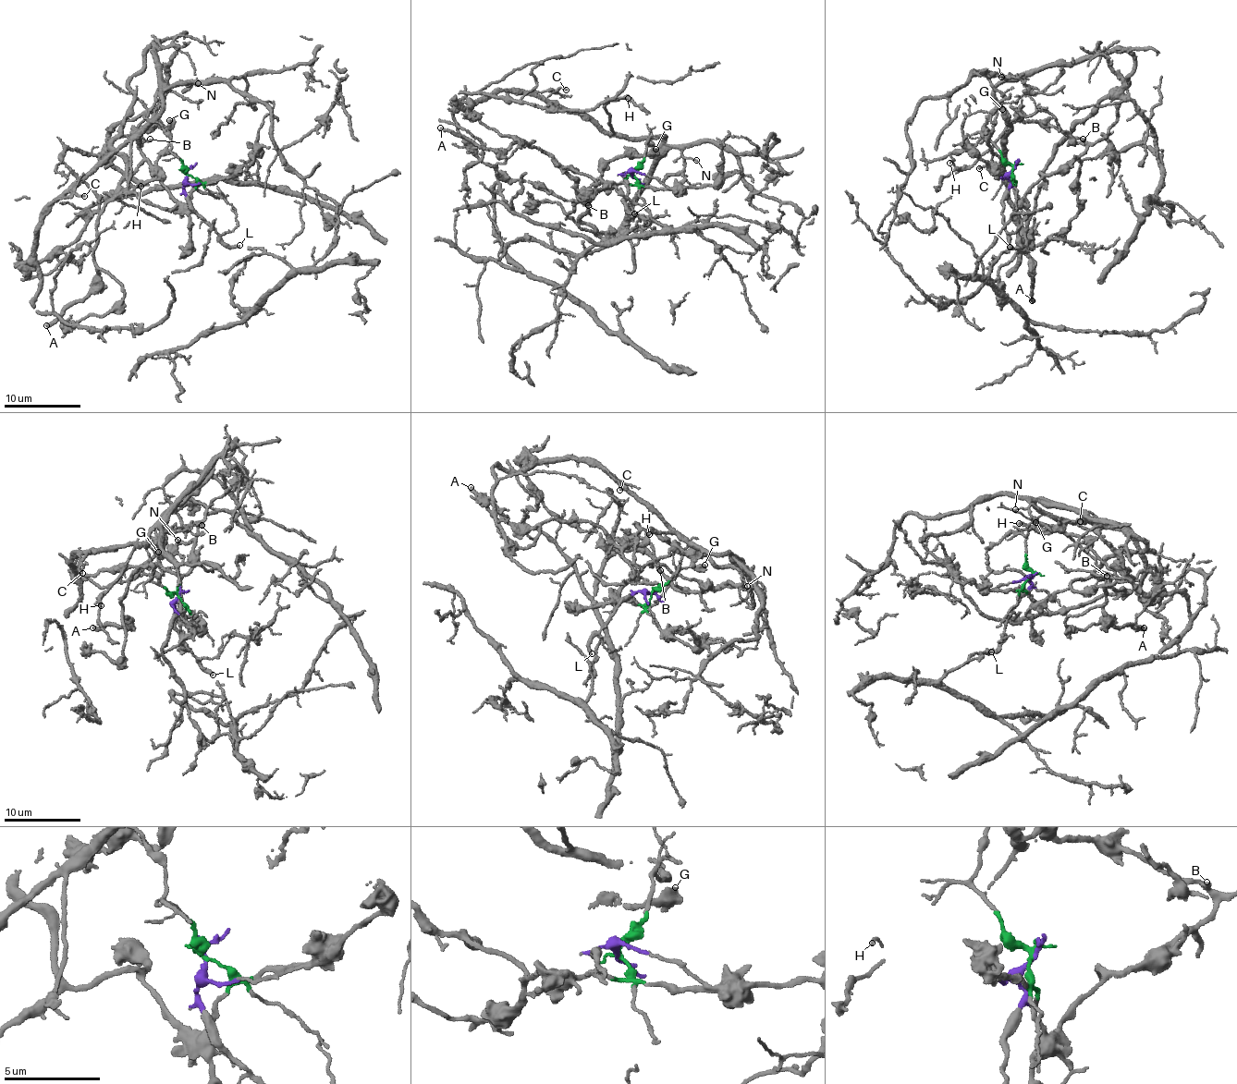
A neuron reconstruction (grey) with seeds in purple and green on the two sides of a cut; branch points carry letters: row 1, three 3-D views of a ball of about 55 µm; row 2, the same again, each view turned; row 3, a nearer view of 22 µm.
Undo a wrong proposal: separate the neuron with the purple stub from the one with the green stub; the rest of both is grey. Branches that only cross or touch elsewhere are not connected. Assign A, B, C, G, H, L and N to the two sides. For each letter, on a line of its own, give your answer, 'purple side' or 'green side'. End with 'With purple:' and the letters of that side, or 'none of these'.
A: green side
B: green side
C: green side
G: green side
H: green side
L: purple side
N: green side
With purple: L

